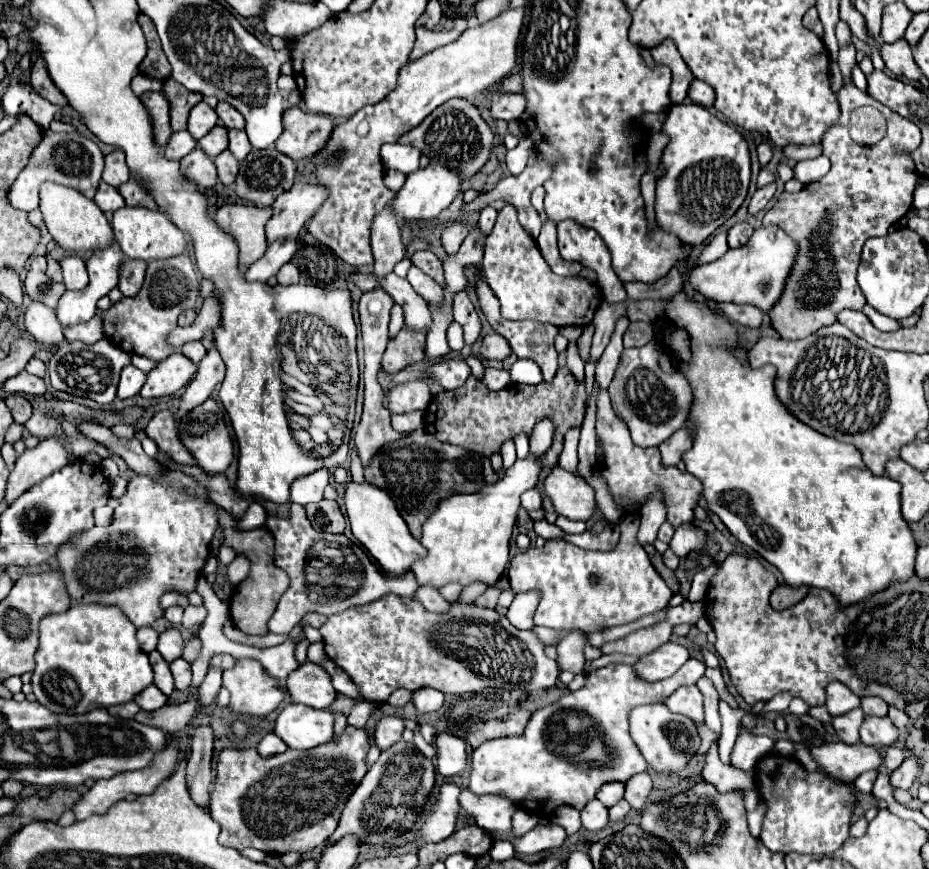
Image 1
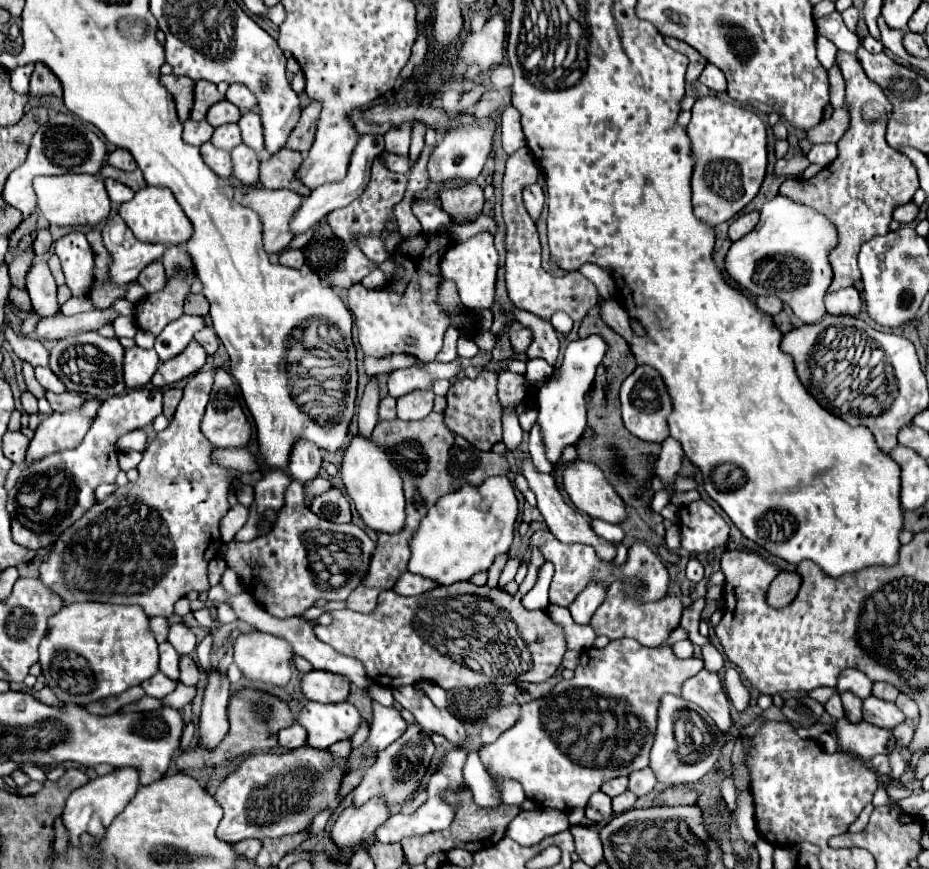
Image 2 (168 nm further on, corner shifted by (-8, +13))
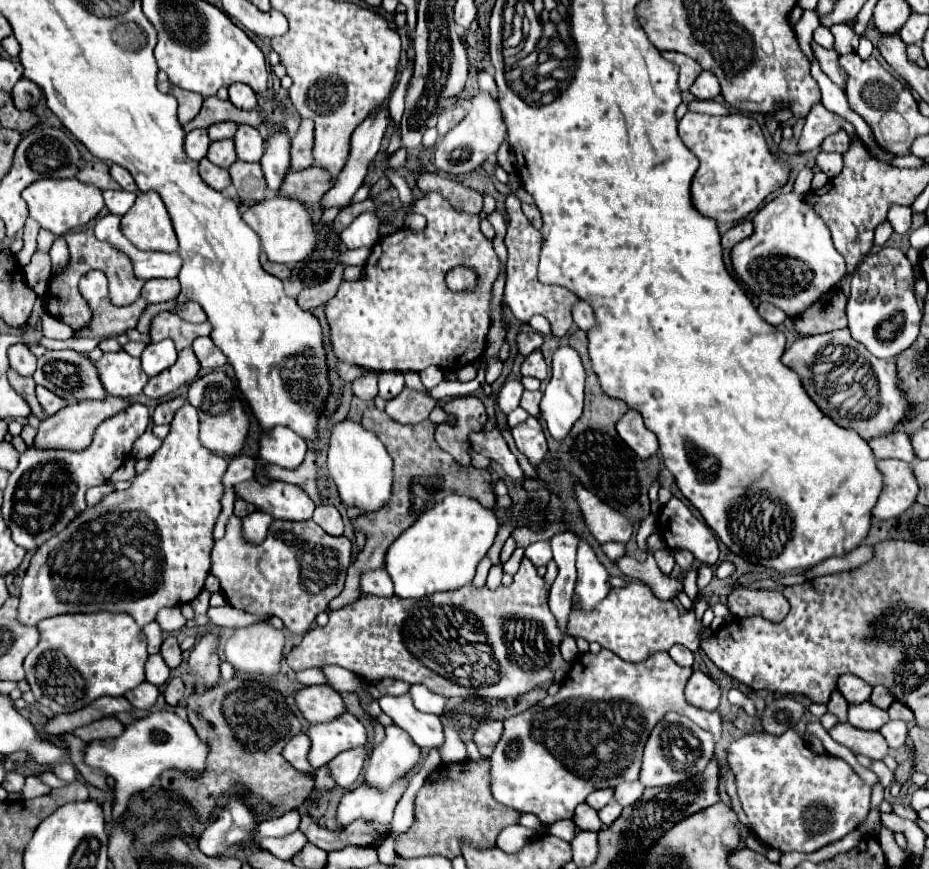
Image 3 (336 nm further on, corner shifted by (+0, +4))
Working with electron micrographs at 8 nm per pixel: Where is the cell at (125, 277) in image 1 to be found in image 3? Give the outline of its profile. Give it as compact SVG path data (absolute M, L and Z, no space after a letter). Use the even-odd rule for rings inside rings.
M148 279L142 289L142 297L148 303L164 303L178 297L180 283L178 279Z

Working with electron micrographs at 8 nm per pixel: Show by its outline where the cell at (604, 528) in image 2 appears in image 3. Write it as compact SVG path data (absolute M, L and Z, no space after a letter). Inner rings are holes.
M602 543L602 551L604 551L612 561L616 561L618 557L624 555L624 545L622 545L622 543Z

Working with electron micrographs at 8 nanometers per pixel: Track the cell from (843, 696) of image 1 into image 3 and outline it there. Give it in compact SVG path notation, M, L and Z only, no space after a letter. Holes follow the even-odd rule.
M842 675L838 679L838 691L844 695L844 699L854 705L854 703L864 703L870 699L872 687L868 683L864 683L860 677L856 675Z

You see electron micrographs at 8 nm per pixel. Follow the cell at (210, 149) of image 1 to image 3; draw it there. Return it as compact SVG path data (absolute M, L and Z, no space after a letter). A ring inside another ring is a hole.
M224 139L224 141L212 141L208 155L206 155L214 165L218 167L230 167L238 157L234 151L234 141L232 139Z

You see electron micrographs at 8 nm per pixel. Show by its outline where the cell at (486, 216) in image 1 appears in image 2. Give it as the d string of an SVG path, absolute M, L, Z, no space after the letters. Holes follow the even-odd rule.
M482 232L466 242L456 244L454 248L448 250L444 256L442 266L442 276L446 280L452 280L456 284L458 296L464 302L464 306L470 310L480 310L480 308L490 308L494 302L494 288L496 288L496 270L498 270L498 252L494 248L492 236L488 232Z

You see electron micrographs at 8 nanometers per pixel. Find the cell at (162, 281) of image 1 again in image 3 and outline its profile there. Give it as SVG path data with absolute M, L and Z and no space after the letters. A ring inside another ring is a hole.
M162 311L152 319L150 325L150 341L162 341L166 337L174 339L178 351L184 347L190 347L192 341L200 335L210 335L212 326L208 321L201 324L193 324L182 321L176 313L172 311Z

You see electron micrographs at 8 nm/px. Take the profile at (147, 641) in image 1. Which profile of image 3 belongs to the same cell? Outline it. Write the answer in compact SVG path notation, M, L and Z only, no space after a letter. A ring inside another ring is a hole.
M156 621L148 623L148 625L144 627L144 635L146 635L146 639L148 639L148 653L158 653L158 651L160 651L160 645L162 645L162 641L164 641L164 633L162 633L160 625L158 625Z

